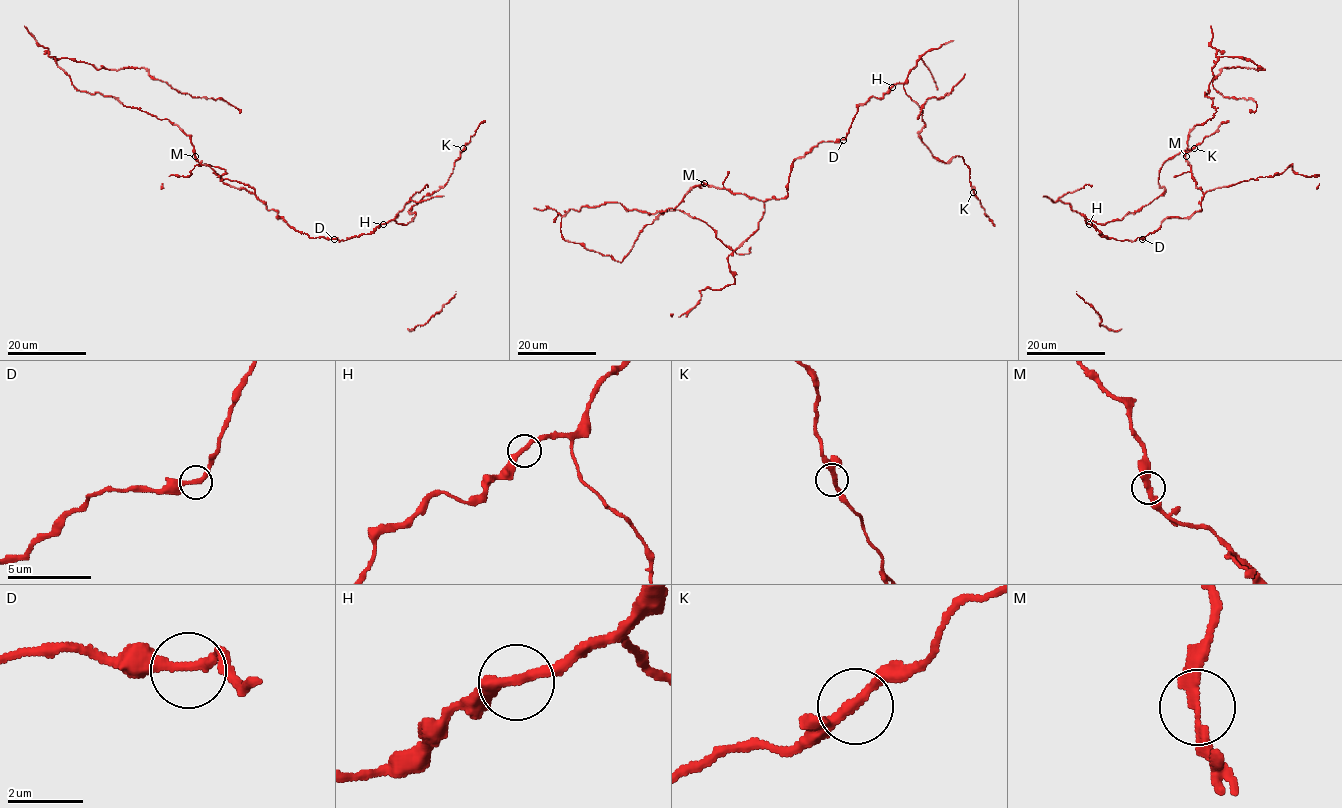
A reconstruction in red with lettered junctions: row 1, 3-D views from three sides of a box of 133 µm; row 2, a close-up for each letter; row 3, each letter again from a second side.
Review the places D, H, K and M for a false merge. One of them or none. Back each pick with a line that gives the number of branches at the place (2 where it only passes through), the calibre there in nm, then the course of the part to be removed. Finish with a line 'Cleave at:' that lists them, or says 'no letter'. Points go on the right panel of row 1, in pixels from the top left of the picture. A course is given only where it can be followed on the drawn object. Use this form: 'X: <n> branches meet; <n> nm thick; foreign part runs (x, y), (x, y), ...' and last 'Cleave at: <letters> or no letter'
Cleave at: no letter

